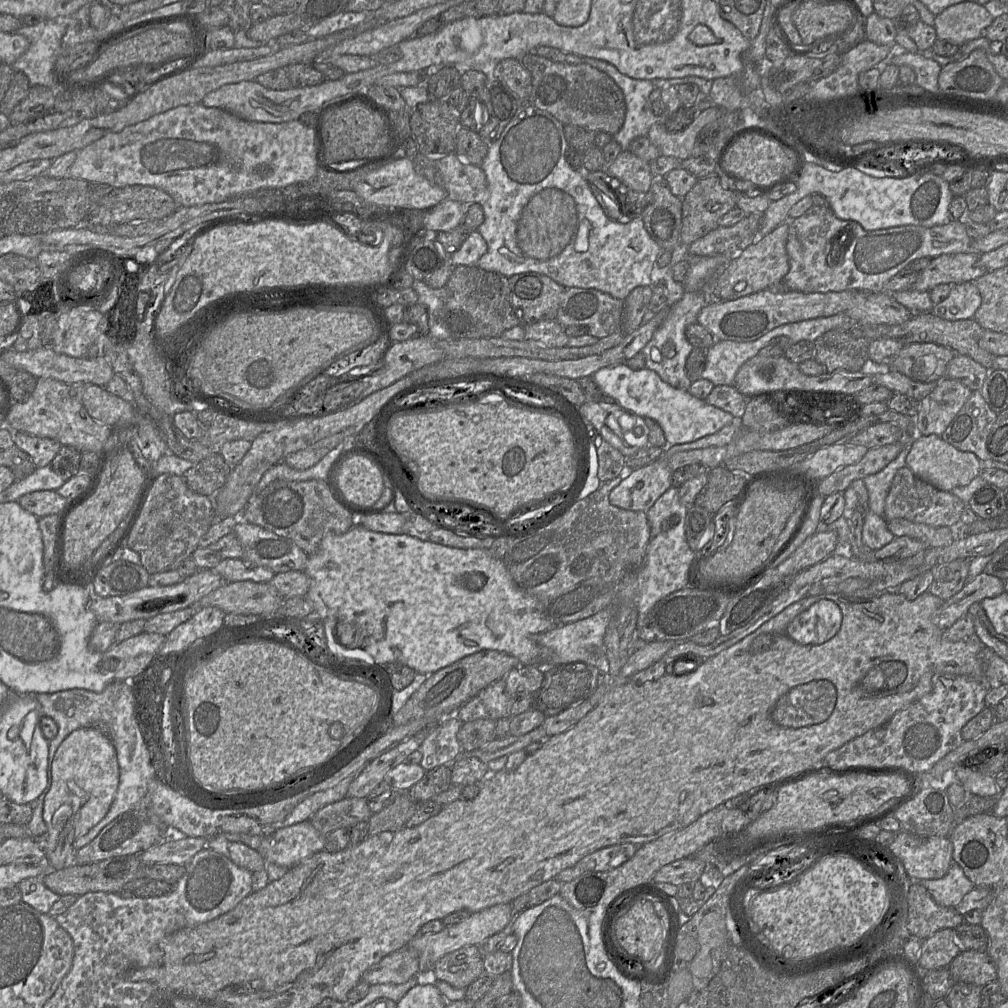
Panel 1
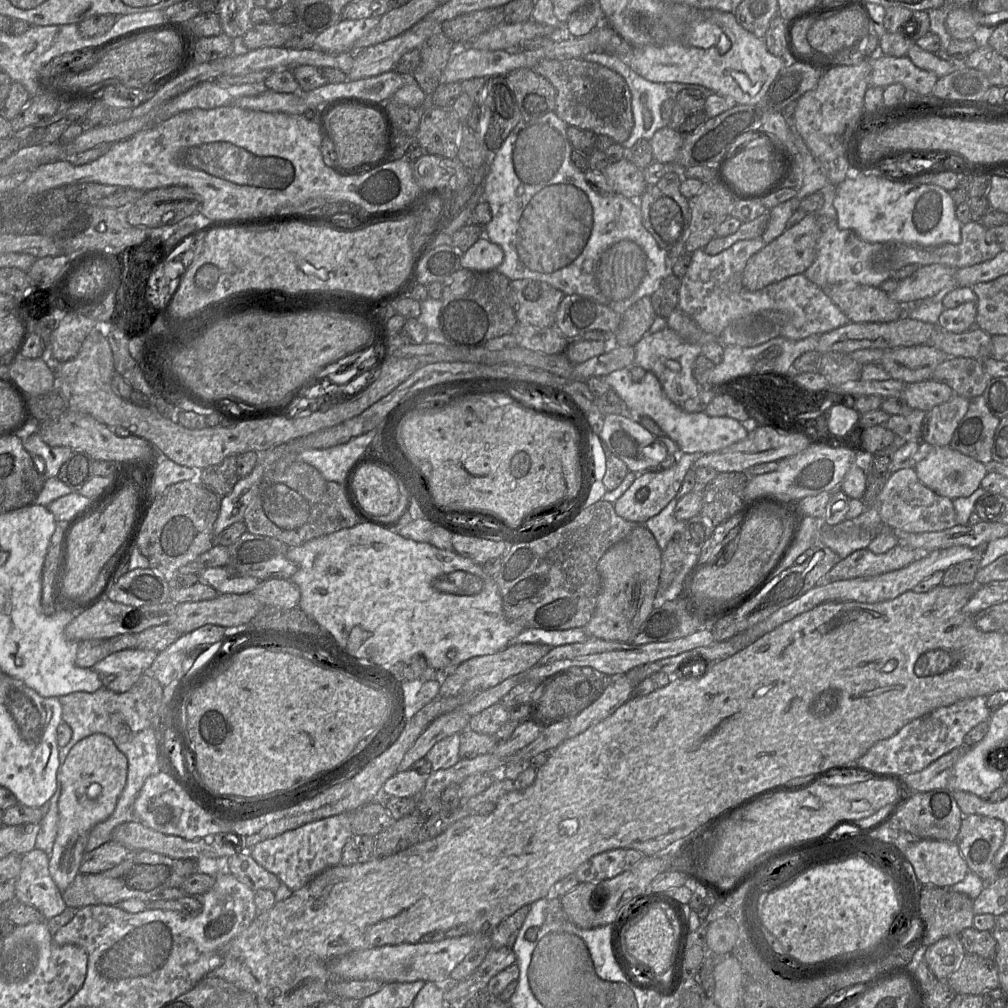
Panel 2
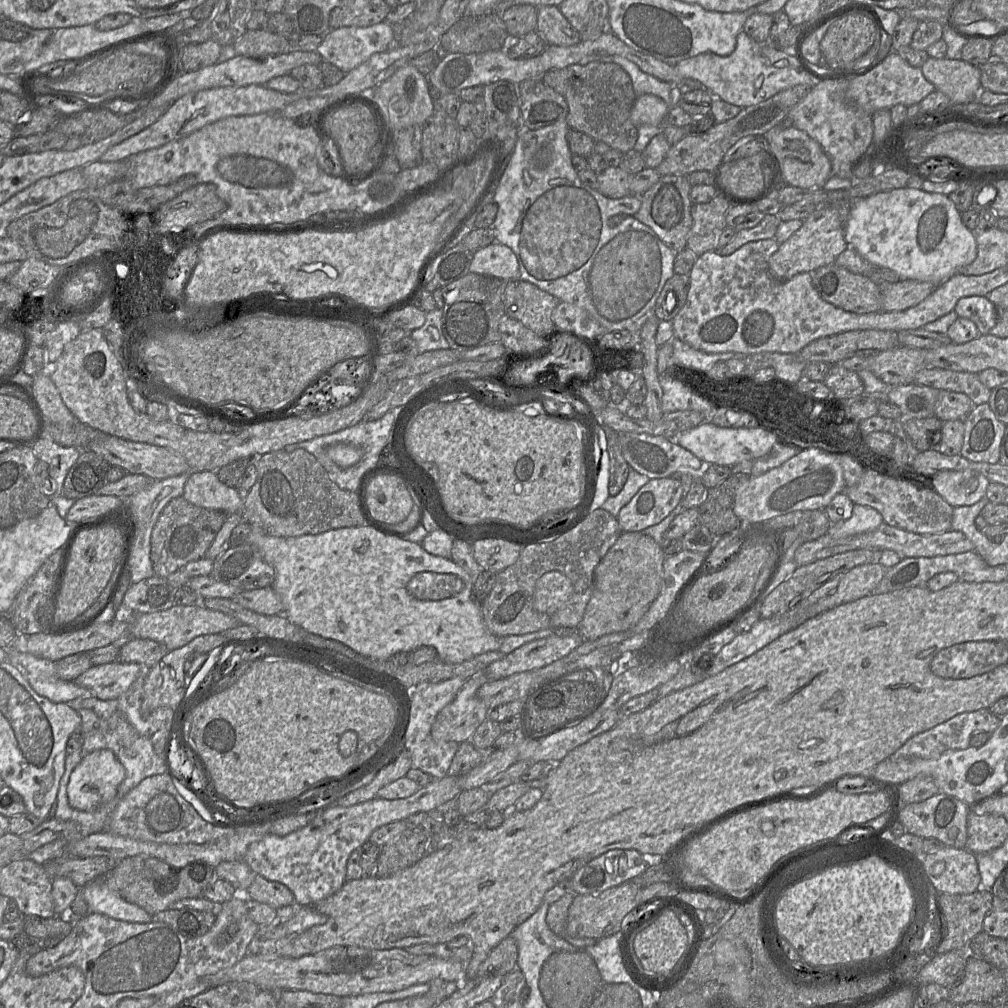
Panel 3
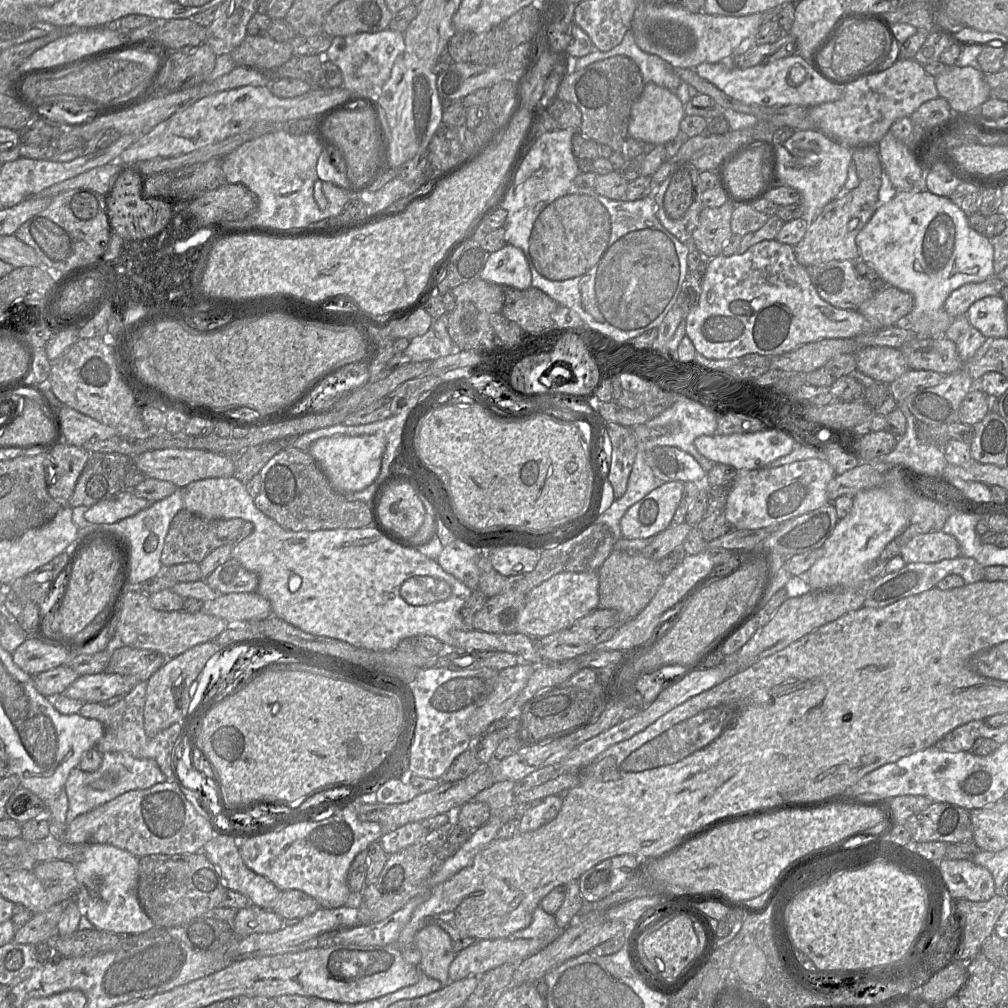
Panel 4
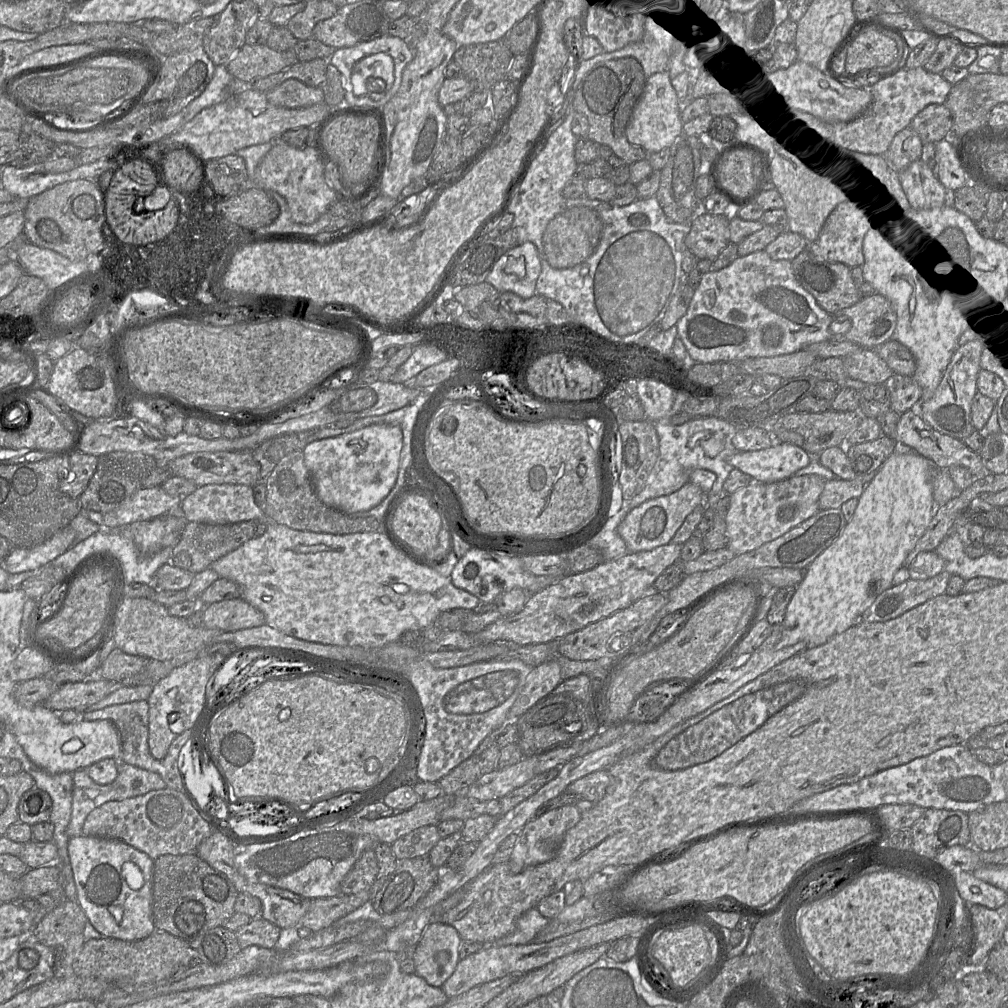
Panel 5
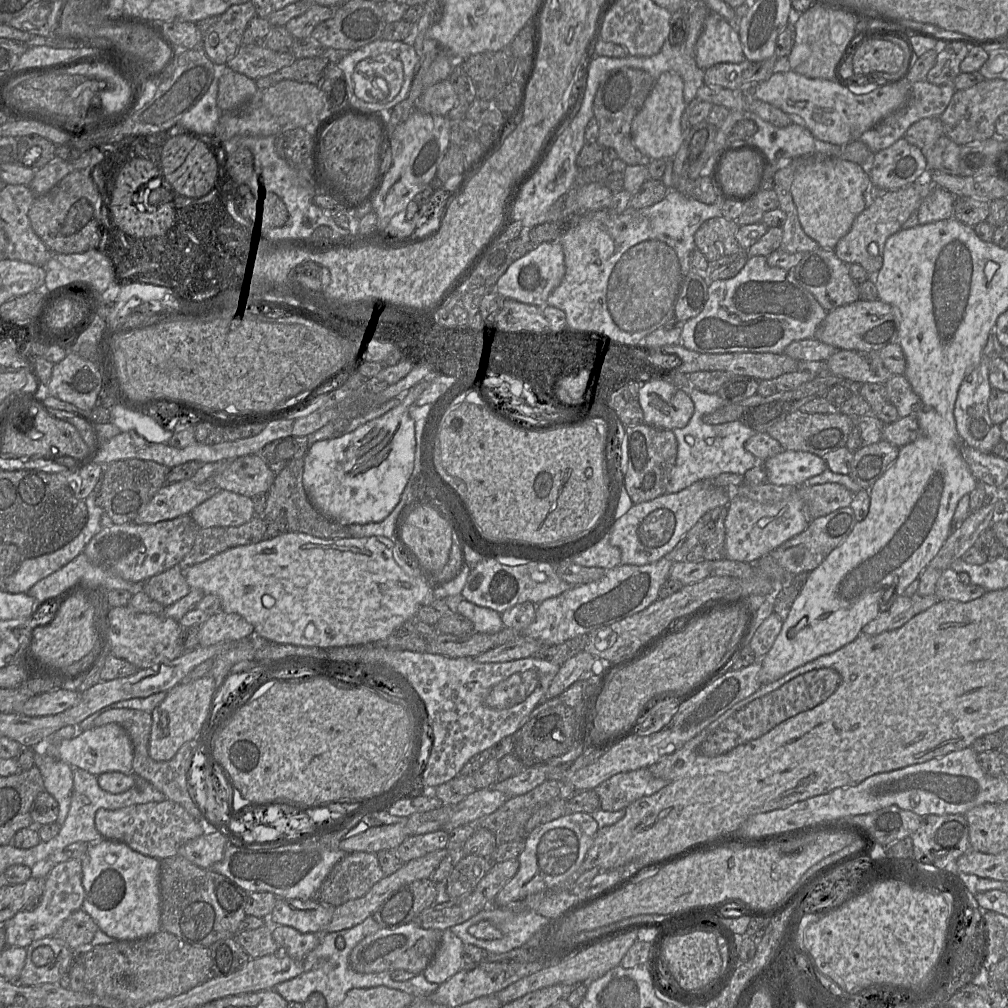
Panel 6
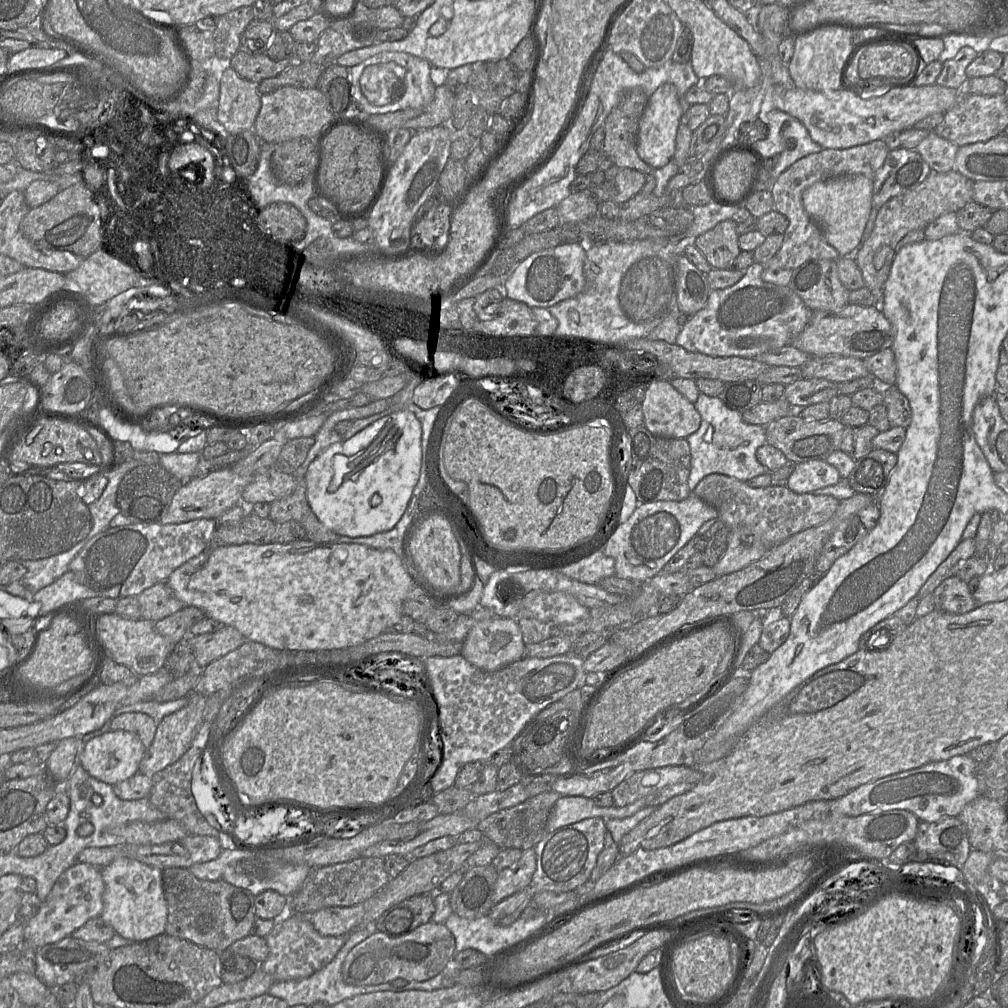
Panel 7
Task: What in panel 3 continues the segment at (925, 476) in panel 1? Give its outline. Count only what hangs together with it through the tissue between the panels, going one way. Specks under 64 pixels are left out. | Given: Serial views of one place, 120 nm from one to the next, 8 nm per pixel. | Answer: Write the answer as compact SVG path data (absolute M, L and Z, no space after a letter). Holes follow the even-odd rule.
M943 470L931 477L930 487L953 508L970 506L986 495L990 481L972 470Z

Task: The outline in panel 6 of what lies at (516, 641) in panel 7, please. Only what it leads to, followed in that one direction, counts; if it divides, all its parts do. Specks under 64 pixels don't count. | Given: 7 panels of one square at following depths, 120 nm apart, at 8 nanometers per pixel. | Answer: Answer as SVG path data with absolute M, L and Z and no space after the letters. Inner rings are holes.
M462 594L447 596L443 600L452 612L467 617L473 623L475 632L496 633L504 627L499 612L476 605L466 600Z

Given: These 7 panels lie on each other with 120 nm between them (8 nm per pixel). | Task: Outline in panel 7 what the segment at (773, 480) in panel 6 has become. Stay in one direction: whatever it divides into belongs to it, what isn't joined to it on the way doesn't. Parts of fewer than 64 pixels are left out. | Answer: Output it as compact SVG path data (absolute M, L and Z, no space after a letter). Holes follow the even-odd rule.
M825 460L796 463L786 486L796 493L812 493L841 481L839 471Z

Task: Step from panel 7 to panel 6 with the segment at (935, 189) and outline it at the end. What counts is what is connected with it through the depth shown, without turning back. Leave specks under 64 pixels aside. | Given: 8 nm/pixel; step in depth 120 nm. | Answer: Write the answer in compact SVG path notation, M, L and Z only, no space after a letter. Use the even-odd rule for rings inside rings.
M927 171L914 183L896 191L887 191L873 200L854 220L849 232L842 237L833 249L835 255L846 264L859 264L869 277L874 277L883 265L883 251L886 240L902 229L902 225L917 211L922 200L938 187Z

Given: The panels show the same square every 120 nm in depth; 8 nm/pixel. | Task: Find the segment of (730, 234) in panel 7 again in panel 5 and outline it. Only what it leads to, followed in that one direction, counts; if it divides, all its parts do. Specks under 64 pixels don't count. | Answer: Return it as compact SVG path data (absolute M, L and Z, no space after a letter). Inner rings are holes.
M703 213L692 220L686 249L700 259L716 258L730 243L730 215Z

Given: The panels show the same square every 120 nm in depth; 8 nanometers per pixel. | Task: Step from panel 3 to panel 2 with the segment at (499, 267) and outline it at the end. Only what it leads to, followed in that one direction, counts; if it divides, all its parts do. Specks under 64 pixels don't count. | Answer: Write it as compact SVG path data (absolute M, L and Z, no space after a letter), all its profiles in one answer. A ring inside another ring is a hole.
M483 236L463 253L461 267L476 271L494 270L503 257L502 248Z

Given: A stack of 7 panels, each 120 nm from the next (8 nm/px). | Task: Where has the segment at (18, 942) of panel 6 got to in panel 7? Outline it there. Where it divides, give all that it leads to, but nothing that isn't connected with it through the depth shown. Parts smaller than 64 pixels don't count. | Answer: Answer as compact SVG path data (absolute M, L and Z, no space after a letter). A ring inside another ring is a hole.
M82 862L69 867L59 876L37 913L24 922L24 945L36 949L58 942L70 937L89 919L100 917L104 890L101 867Z

